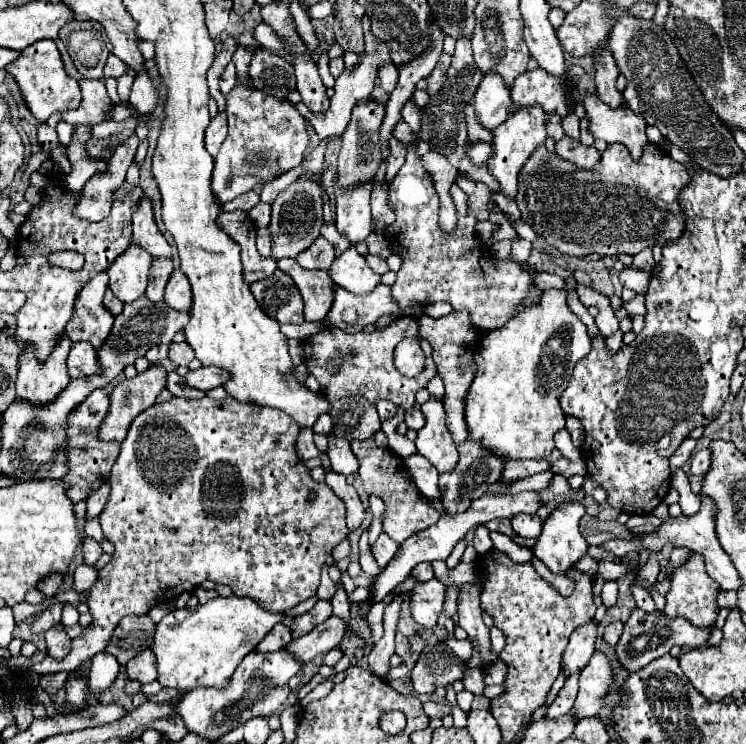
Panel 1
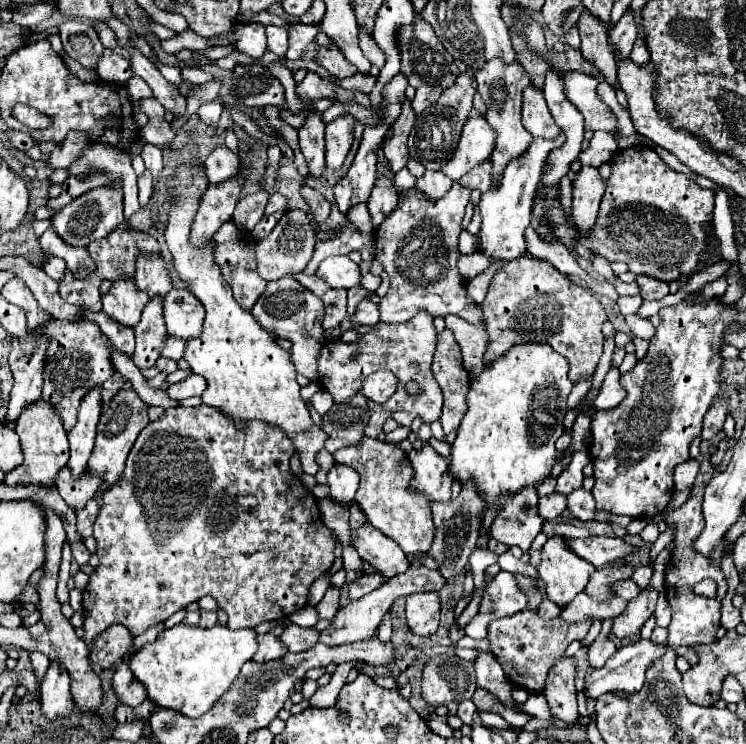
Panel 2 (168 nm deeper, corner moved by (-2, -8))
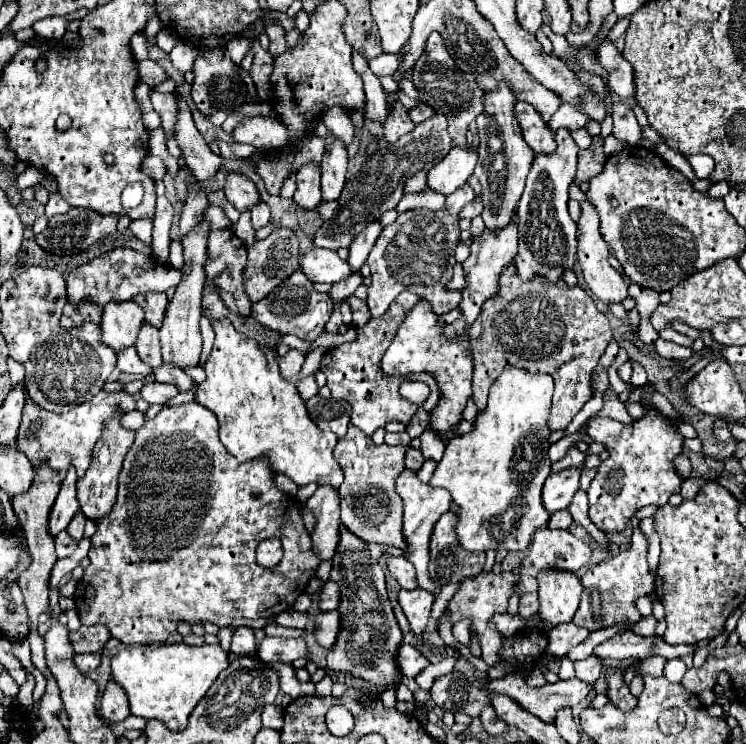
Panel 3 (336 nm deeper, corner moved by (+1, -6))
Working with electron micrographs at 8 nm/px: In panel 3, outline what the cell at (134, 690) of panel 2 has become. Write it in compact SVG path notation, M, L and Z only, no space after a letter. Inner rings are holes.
M107 683L107 689L101 697L101 709L99 709L99 717L107 723L113 725L117 721L123 721L129 717L127 711L127 699L123 699L123 691L119 691L119 687L115 687L115 683Z

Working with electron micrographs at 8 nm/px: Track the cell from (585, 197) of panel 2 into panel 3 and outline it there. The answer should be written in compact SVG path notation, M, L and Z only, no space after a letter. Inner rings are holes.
M583 201L581 203L581 219L577 223L577 239L579 239L579 247L577 247L577 261L583 269L583 277L585 277L585 283L587 287L591 289L591 293L603 301L605 305L611 305L611 303L621 303L625 297L627 297L627 283L625 279L621 277L621 273L617 273L609 261L607 261L607 243L603 241L601 233L599 233L599 217L593 209L593 205L589 201Z

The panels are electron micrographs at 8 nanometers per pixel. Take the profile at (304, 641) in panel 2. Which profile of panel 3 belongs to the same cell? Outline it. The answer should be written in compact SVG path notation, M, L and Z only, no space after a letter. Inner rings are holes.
M265 637L257 645L257 655L265 663L281 661L281 663L293 663L299 657L307 655L305 639L285 639L285 637Z

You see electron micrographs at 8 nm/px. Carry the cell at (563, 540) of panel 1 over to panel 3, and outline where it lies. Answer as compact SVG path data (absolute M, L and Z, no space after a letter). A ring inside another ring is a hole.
M547 571L547 575L543 575L543 579L539 579L539 591L537 591L541 621L545 621L553 627L573 621L573 615L581 601L581 593L583 593L583 585L577 575L567 575L567 571Z

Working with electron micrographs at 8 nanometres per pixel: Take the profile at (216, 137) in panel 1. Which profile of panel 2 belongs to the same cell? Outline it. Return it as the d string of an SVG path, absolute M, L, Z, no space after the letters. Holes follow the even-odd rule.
M218 145L214 151L210 151L204 165L210 183L222 183L226 177L234 177L234 173L238 173L238 155L234 155L234 151L228 147Z

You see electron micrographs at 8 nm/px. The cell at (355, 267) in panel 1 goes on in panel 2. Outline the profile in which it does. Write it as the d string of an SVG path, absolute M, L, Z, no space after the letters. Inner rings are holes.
M328 257L320 263L318 277L334 289L350 289L362 281L360 267L350 257Z

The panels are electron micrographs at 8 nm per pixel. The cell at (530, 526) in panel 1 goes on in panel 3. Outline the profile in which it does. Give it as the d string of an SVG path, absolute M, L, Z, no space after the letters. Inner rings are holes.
M507 367L499 379L491 385L487 409L477 415L475 431L469 435L461 435L455 443L449 443L441 463L437 465L429 485L443 487L451 493L451 505L457 513L455 535L459 545L465 551L497 551L499 547L513 547L513 551L525 549L531 543L531 537L537 529L545 527L549 521L549 513L541 501L541 489L551 473L551 461L547 455L549 449L549 431L547 419L551 413L551 397L553 397L553 379L543 373L527 373L523 369Z

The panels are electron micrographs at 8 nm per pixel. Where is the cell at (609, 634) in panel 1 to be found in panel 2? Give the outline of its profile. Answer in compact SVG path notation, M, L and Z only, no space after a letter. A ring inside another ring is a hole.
M598 635L598 639L590 645L588 651L588 661L592 667L600 669L608 657L612 657L616 653L616 643L608 639L608 635Z

